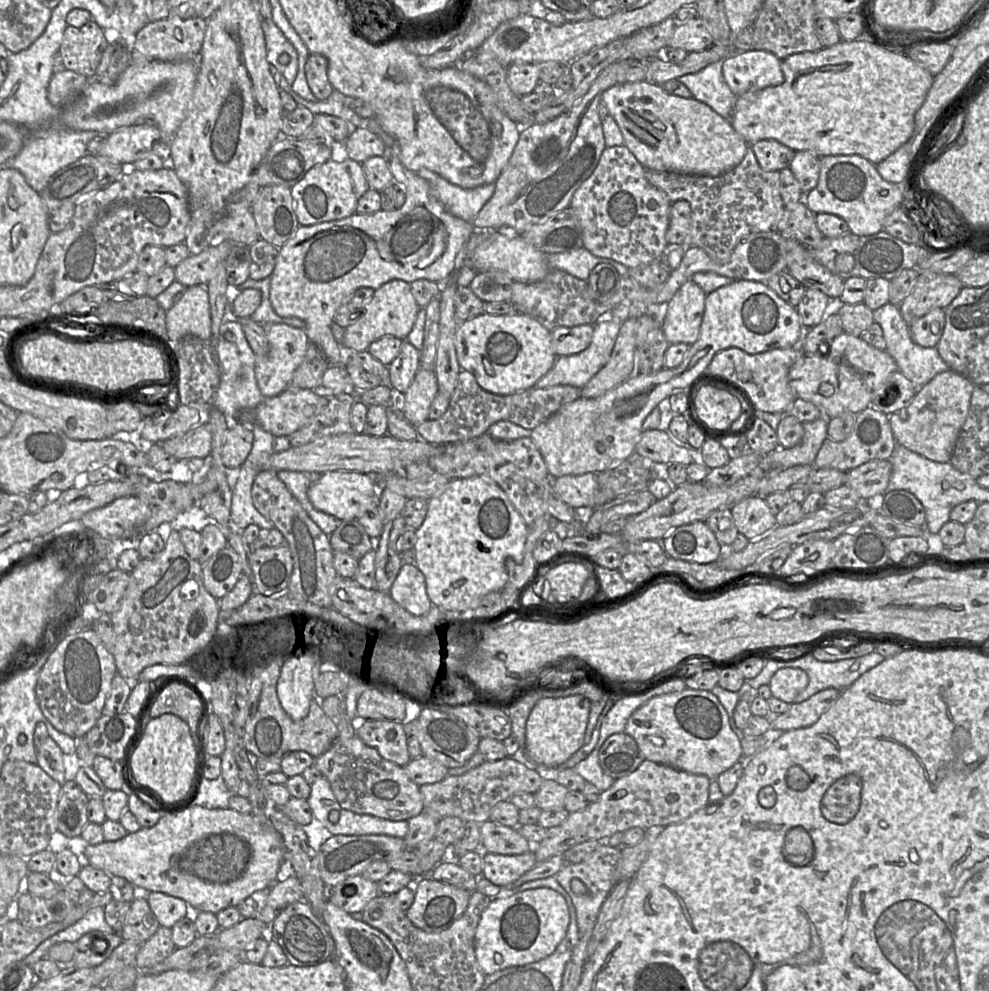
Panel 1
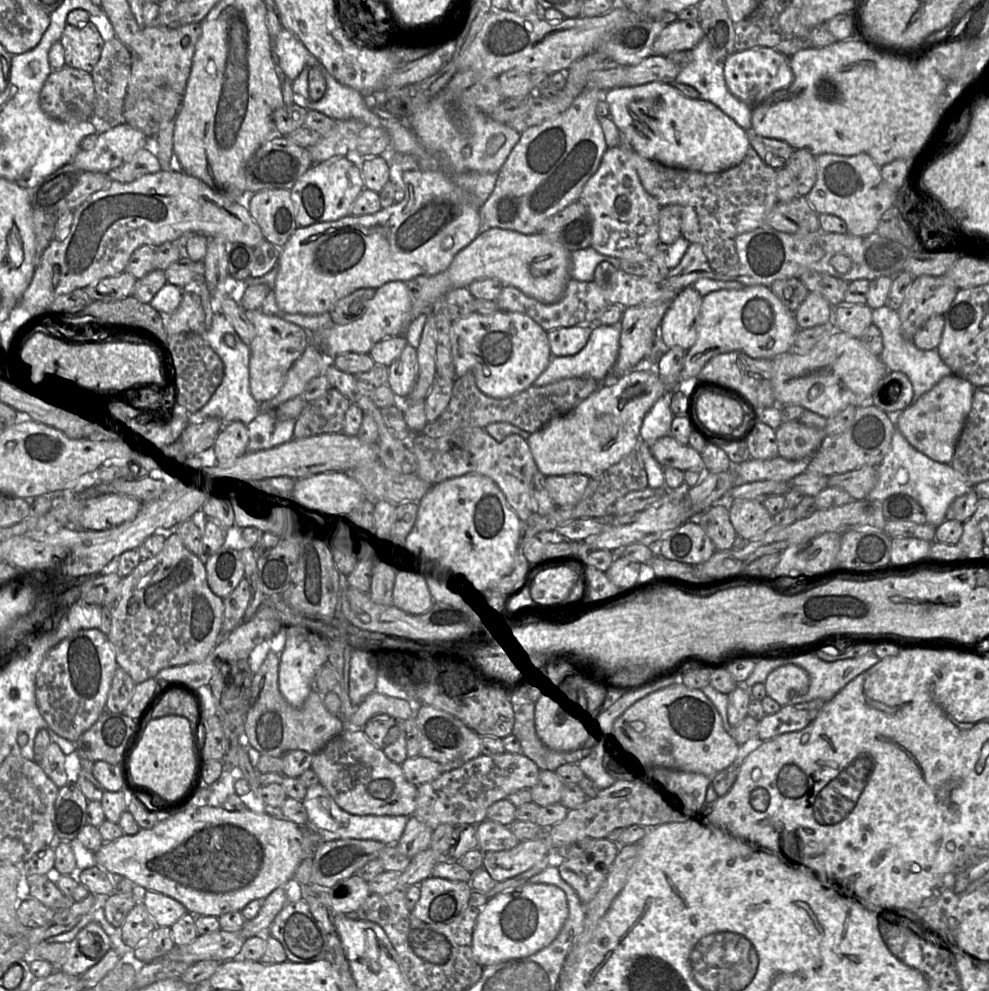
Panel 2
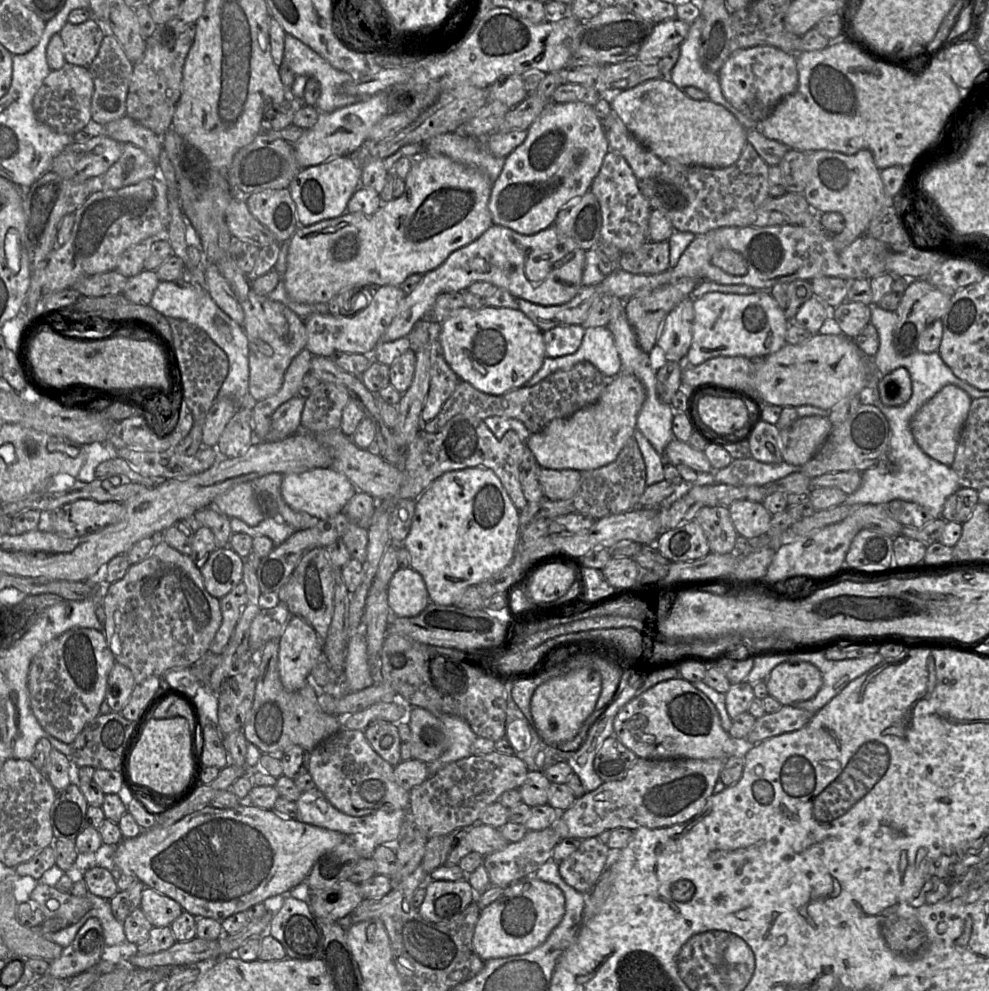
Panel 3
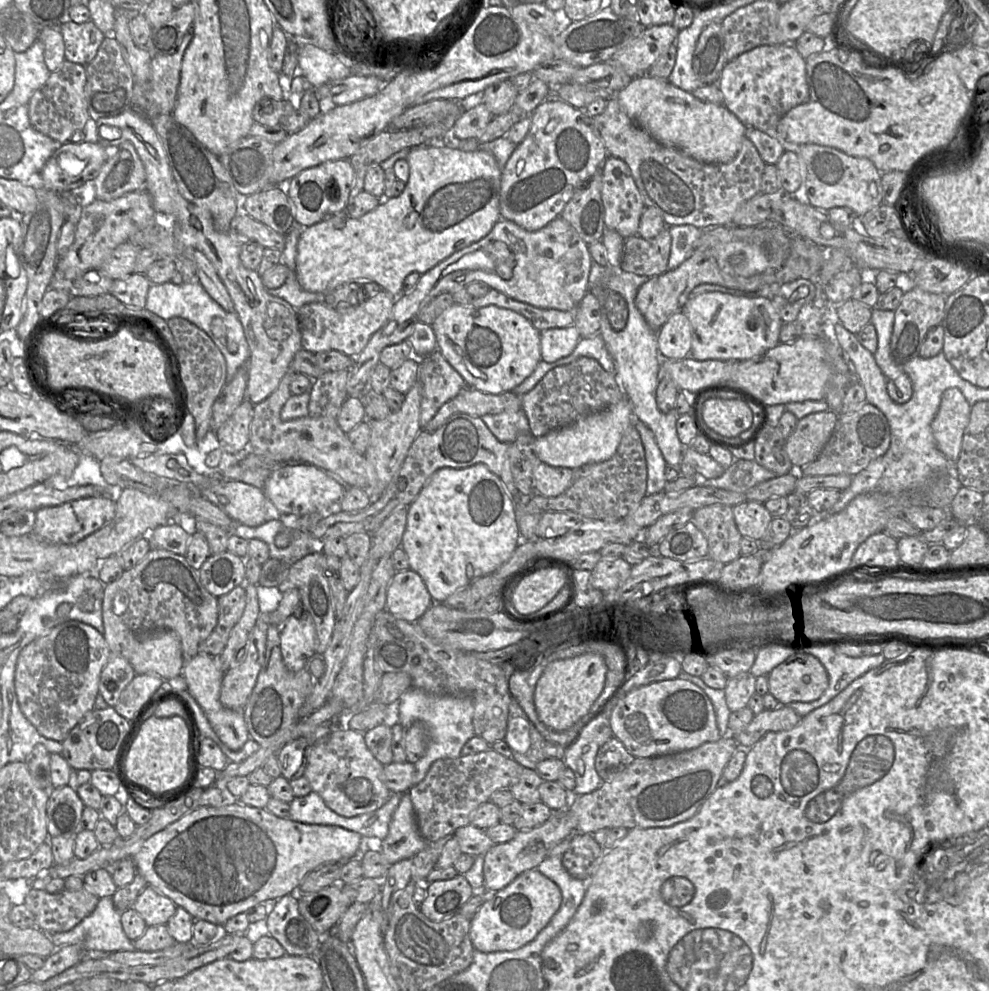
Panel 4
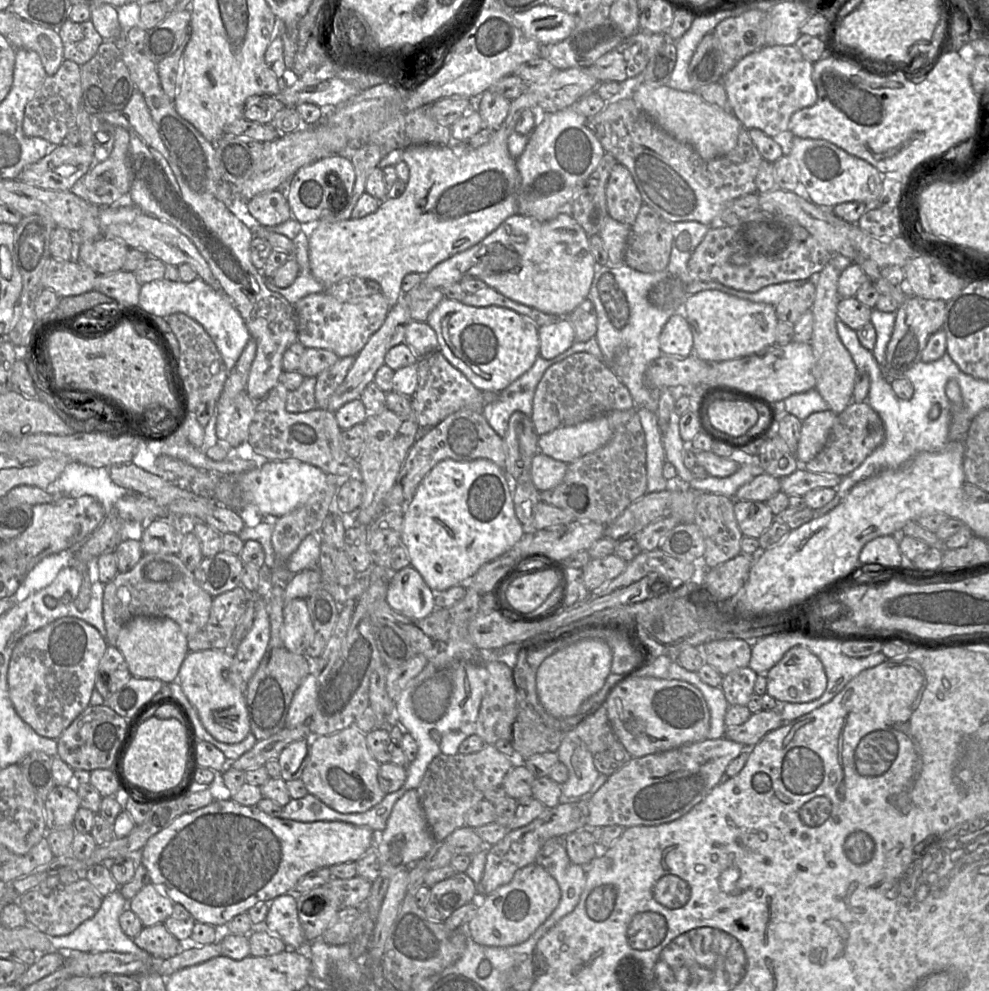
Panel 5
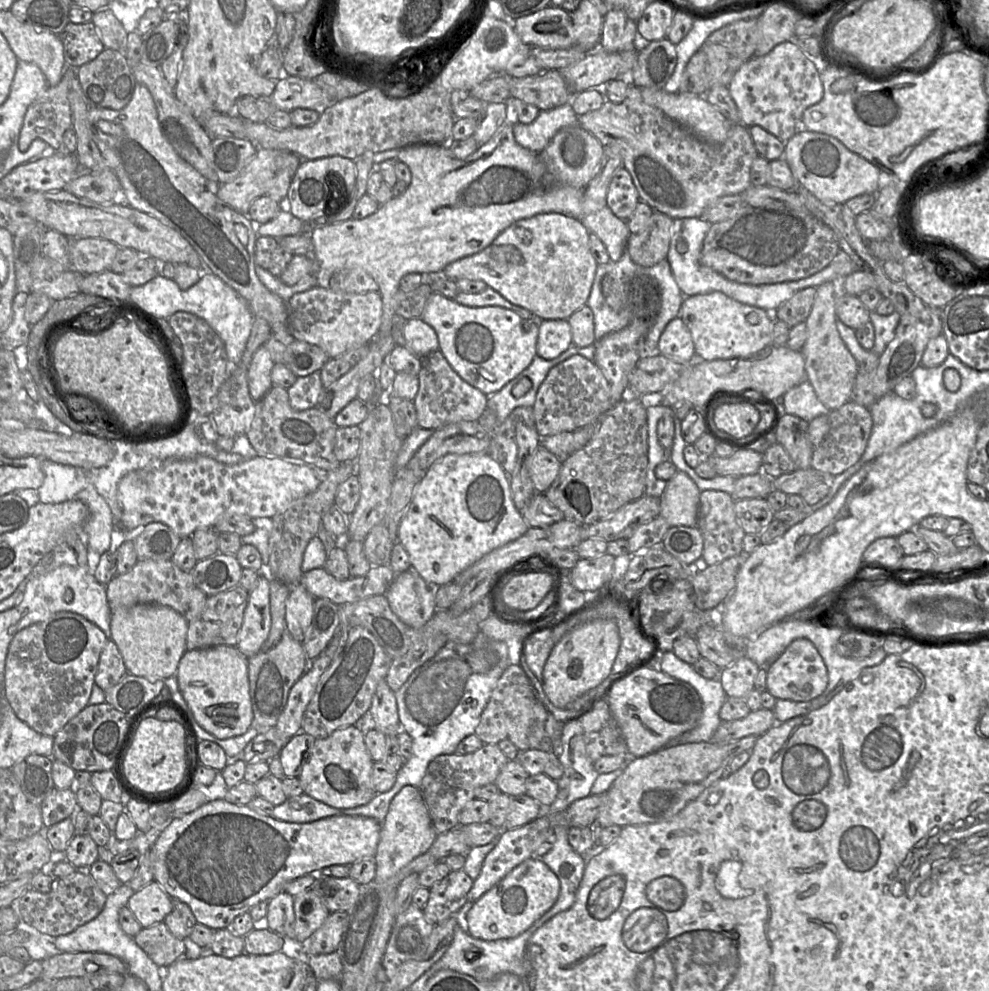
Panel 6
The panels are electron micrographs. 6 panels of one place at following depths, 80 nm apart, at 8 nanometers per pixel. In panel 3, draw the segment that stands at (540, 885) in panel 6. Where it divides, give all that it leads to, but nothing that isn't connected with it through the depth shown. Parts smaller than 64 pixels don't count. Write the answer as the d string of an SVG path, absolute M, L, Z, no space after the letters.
M527 875L504 889L503 894L480 912L473 947L484 960L522 955L540 946L565 914L565 897L555 884Z

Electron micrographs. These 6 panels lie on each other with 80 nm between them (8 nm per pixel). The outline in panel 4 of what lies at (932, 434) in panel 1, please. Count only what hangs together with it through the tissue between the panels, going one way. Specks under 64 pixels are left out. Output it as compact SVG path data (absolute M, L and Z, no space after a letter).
M951 387L943 392L939 409L931 423L938 449L953 463L959 458L970 411L971 406L962 392Z

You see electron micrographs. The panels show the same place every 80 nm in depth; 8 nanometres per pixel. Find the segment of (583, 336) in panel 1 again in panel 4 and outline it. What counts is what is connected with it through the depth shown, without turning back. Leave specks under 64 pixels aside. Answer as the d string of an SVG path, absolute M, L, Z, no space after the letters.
M574 325L540 332L541 360L548 363L570 355L581 339L581 335Z

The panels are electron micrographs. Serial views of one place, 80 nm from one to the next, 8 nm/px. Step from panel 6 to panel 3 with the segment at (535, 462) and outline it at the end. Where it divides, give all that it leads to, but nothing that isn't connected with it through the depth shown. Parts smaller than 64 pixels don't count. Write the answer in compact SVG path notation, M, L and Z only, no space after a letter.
M541 468L539 481L543 495L551 501L571 498L580 483L581 472L572 469L552 470Z

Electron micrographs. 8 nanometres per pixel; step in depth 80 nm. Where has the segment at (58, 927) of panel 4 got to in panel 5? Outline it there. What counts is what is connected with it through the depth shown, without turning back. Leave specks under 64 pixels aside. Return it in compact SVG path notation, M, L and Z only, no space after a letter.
M82 876L78 881L60 885L49 896L32 889L24 893L17 903L24 910L27 925L36 927L46 935L62 936L72 933L81 923L93 917L99 910L103 897L96 891L91 882Z

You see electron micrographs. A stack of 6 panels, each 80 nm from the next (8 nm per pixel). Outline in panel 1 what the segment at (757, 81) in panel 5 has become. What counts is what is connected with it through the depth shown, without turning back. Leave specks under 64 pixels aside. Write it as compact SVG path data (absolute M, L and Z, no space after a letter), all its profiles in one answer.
M765 50L737 51L723 60L723 76L736 96L784 82L782 60Z

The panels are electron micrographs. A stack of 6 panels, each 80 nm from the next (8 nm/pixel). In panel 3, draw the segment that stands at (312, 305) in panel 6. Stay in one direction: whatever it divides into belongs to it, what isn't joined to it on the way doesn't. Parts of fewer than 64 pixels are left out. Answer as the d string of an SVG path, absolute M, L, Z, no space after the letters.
M382 286L377 288L371 303L355 316L333 316L330 313L309 315L303 320L307 332L306 349L314 357L330 358L335 353L371 355L395 317L404 297L405 293L401 287Z

